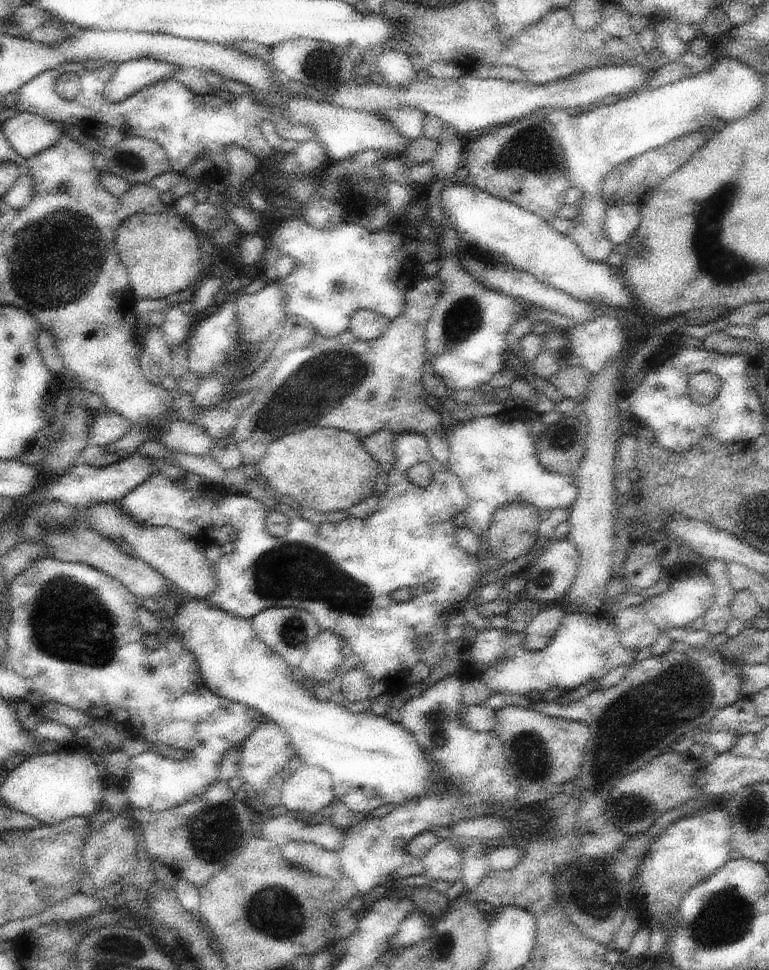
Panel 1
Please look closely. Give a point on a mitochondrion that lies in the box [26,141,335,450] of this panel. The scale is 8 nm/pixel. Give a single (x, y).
(53, 224)

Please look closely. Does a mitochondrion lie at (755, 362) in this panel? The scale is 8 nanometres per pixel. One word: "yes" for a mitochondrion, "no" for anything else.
no

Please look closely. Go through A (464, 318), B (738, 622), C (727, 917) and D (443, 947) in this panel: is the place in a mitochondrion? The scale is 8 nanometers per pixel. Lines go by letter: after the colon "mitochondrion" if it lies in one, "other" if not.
A: mitochondrion
B: other
C: mitochondrion
D: mitochondrion

